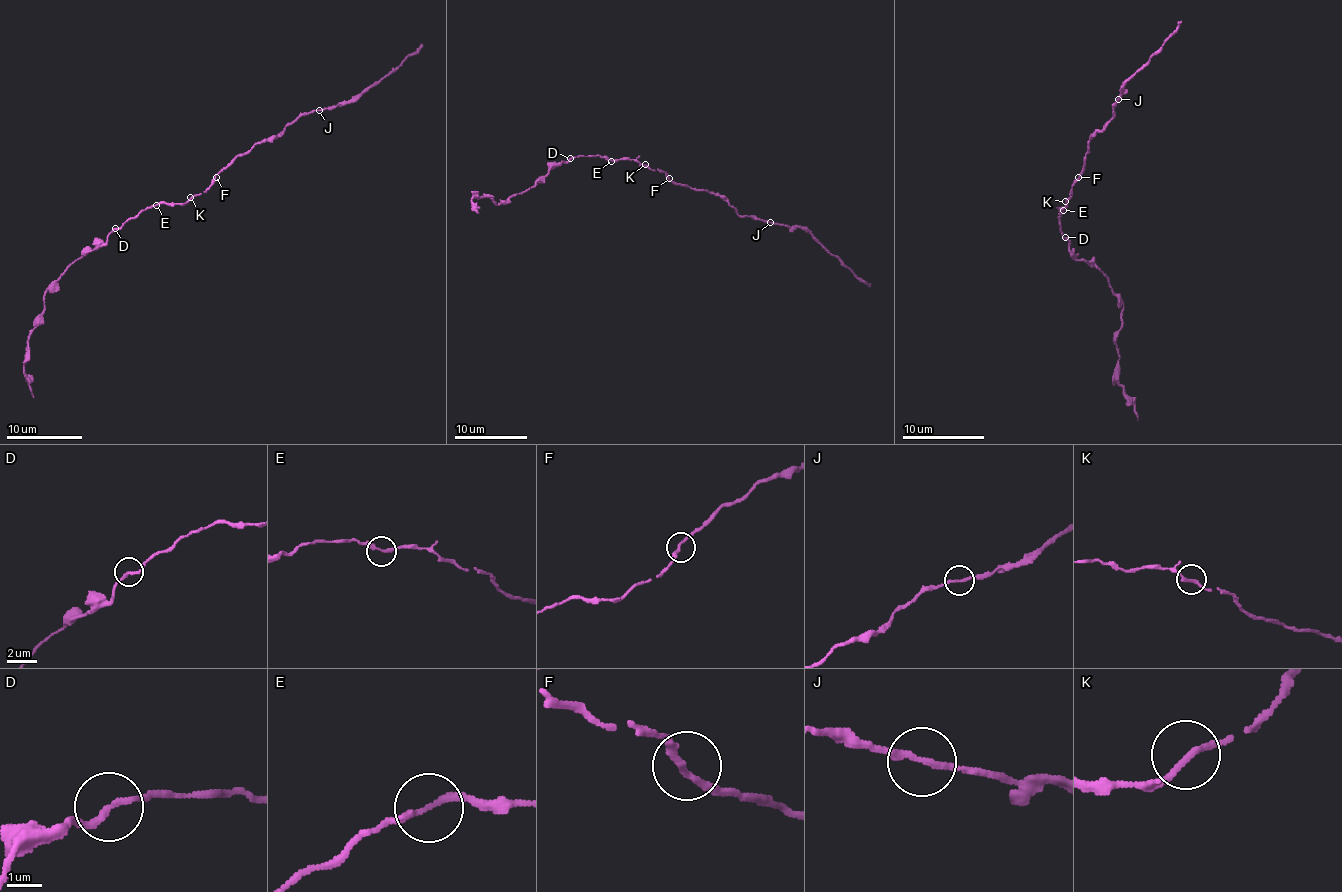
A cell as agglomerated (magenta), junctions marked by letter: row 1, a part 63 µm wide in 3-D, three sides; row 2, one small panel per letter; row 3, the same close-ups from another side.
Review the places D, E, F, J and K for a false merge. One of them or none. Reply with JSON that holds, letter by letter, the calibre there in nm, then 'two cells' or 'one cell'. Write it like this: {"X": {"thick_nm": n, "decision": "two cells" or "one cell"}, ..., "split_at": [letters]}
{"D": {"thick_nm": 180, "decision": "one cell"}, "E": {"thick_nm": 190, "decision": "one cell"}, "F": {"thick_nm": 200, "decision": "one cell"}, "J": {"thick_nm": 190, "decision": "one cell"}, "K": {"thick_nm": 180, "decision": "one cell"}, "split_at": []}

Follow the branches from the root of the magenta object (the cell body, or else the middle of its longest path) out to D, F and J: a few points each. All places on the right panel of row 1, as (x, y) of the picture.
D: (1066, 205), (1062, 209), (1060, 207), (1064, 210), (1058, 217), (1064, 237)
F: (1066, 205), (1078, 177)
J: (1066, 205), (1074, 181), (1084, 169), (1088, 143), (1114, 115), (1113, 106), (1118, 99)

